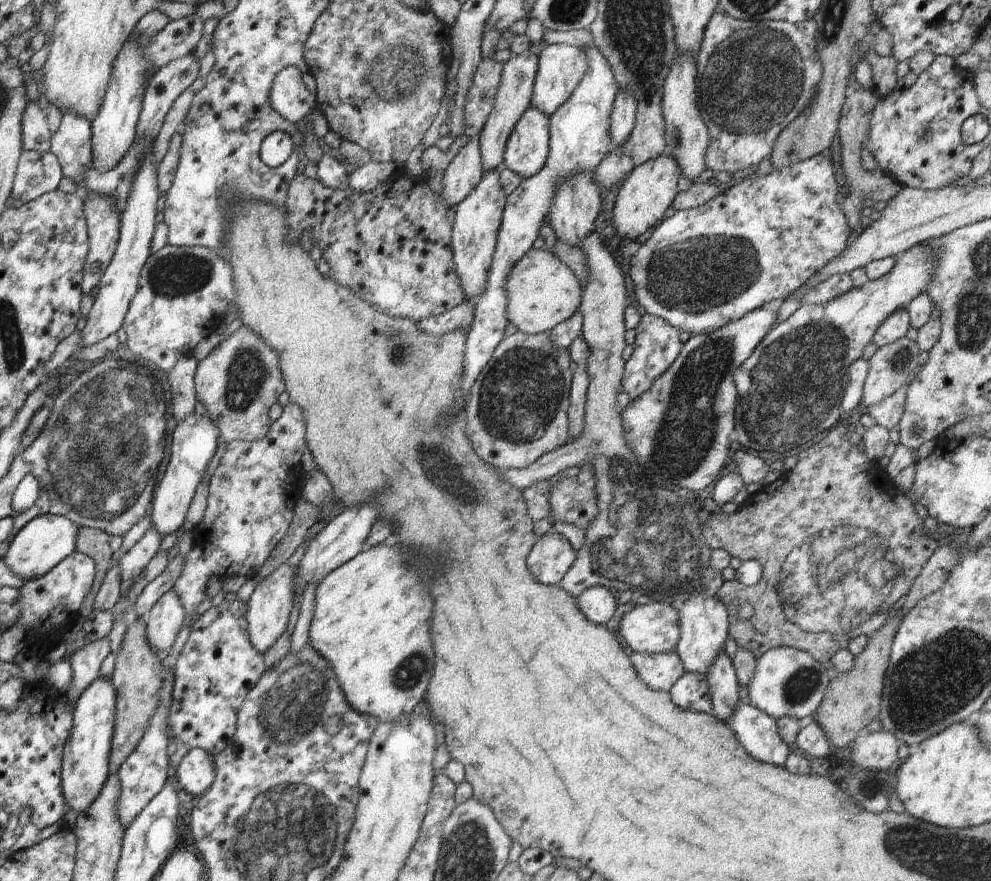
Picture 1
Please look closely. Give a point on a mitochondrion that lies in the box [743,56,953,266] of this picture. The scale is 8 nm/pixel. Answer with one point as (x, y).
(925, 136)

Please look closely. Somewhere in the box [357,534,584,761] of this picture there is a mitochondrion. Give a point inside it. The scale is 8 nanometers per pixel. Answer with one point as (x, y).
(411, 672)

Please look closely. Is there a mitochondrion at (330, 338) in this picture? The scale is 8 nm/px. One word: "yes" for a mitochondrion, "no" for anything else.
no

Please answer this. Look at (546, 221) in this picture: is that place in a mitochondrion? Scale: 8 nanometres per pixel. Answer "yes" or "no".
no

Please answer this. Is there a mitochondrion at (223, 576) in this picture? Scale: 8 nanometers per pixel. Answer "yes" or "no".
no

